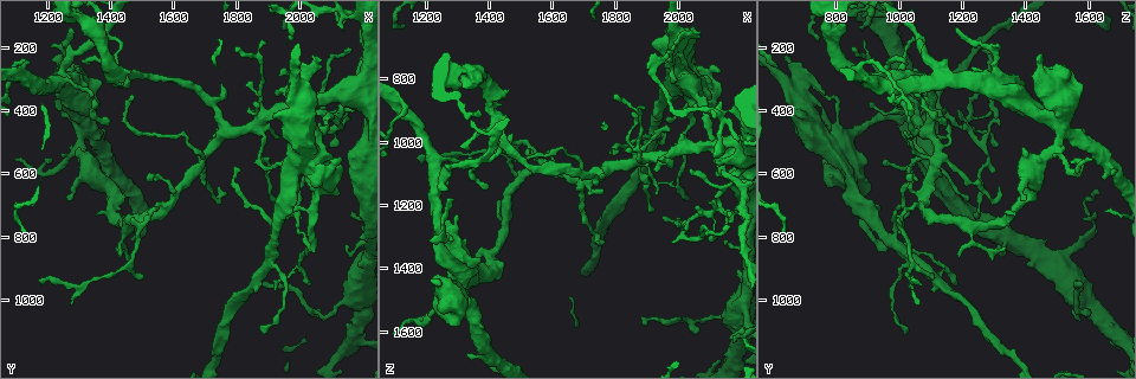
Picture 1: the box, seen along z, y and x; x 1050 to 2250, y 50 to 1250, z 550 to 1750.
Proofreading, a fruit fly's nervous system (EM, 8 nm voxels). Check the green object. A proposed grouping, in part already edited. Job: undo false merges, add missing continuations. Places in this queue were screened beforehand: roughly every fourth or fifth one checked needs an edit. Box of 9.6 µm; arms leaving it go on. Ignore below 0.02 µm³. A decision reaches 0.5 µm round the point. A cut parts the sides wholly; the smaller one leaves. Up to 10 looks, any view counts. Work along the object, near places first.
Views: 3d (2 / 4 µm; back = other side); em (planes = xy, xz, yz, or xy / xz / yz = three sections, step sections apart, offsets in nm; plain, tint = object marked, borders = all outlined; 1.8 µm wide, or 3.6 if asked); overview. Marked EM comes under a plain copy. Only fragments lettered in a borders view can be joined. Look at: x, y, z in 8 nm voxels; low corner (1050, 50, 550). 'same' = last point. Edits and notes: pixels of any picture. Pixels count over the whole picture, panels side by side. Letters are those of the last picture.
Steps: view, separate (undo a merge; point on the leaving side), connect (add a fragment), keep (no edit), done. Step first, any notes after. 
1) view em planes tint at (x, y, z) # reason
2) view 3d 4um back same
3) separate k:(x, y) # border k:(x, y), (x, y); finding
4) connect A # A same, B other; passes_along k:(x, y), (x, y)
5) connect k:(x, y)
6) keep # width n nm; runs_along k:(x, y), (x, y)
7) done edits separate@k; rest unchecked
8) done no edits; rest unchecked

view em planes borders at (1220, 310, 1150) # a fork

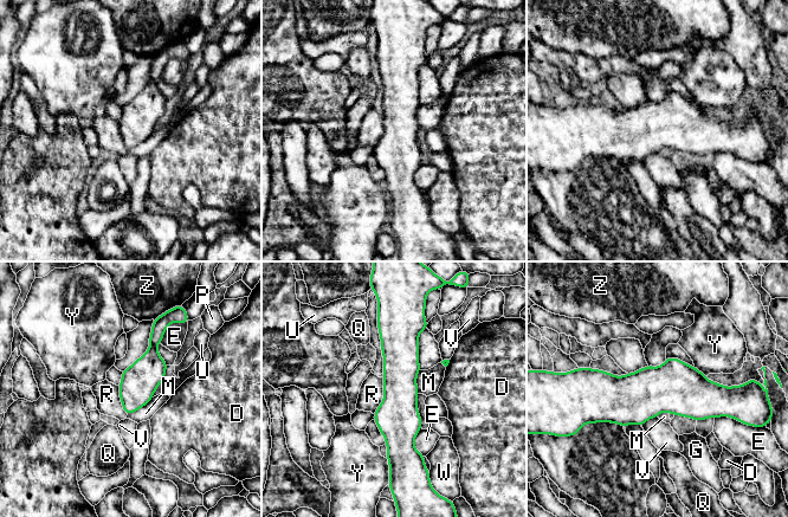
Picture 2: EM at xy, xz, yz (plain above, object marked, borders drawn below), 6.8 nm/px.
keep # width 240 nm; D other, E other, G other, M other, P other, Q other, R other, U other, V other, W other, Y other, Z other; runs_along 2:(388, 323), (400, 346), (400, 465); all the same neuron

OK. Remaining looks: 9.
view em planes tint at (1440, 860, 1190) # an open end

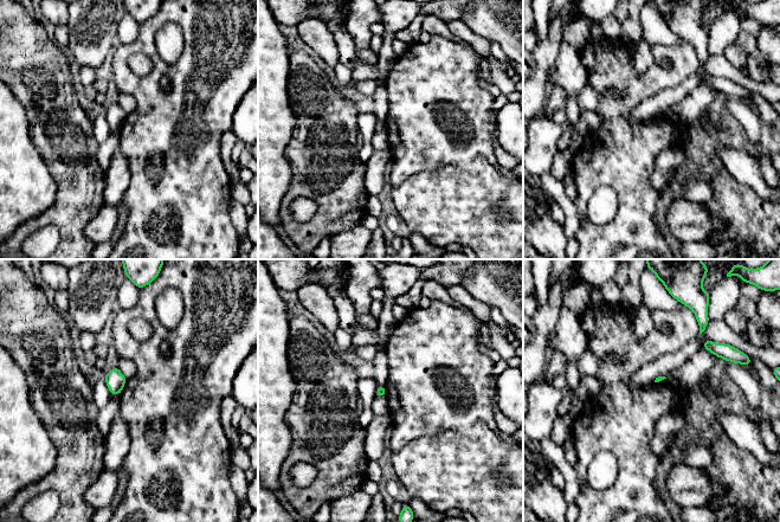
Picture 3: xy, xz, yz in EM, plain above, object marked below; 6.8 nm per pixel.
view em planes borders same # what lies round it

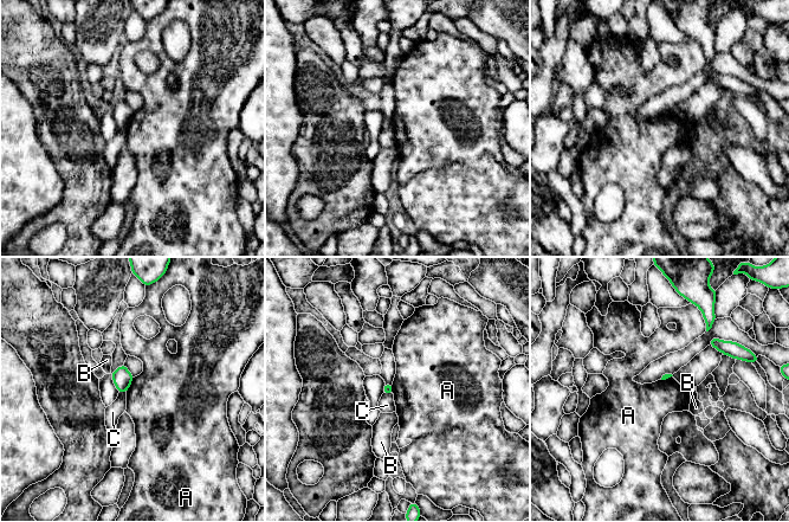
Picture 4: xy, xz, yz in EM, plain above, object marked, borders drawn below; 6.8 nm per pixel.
keep # A other, B other, C other; border 4:(134, 378), (125, 392); no lettered fragment goes on from it

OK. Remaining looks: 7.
view em 3.6um xz step 4 borders at (2140, 600, 830) # stops while still wide

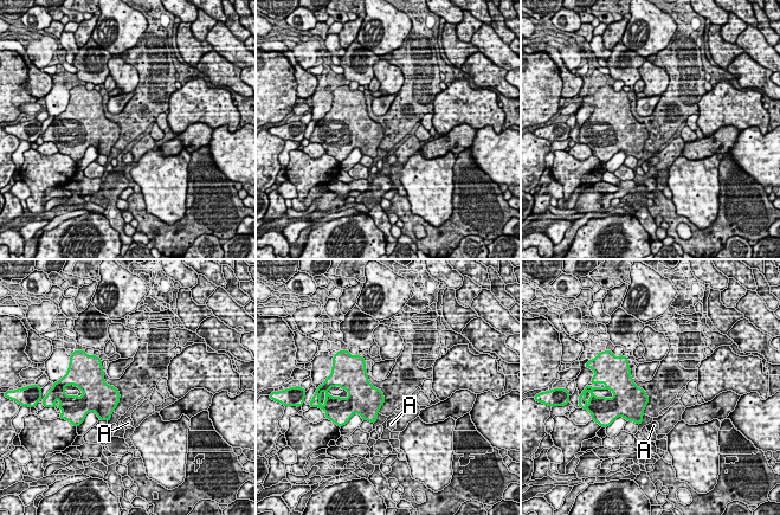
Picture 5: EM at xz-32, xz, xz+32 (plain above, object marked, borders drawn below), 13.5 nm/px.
view em 3.6um planes borders same

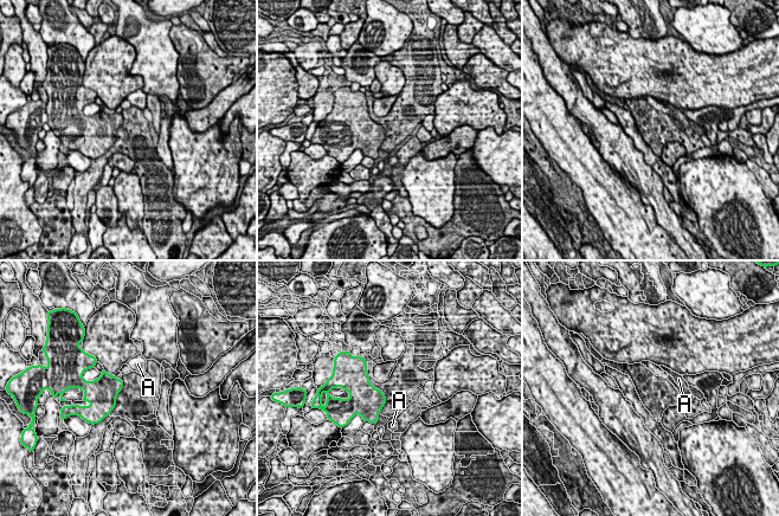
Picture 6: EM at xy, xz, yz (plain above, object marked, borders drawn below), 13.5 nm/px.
separate 6:(103, 373) # A other; border 6:(101, 375), (108, 379), (115, 378); two neurons meet here

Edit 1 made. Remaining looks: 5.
view 3d 2um back at (2070, 1060, 1570) # sharp bend

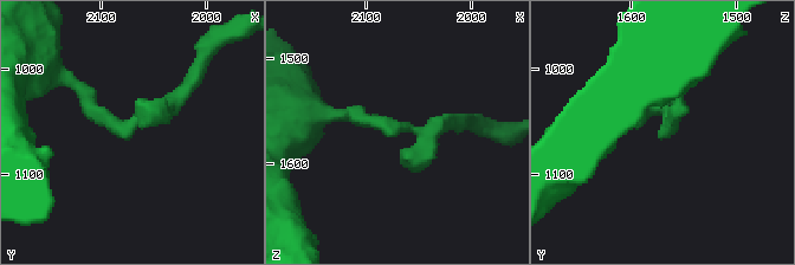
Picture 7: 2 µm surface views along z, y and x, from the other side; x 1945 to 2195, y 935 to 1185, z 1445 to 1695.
view em planes borders at (2072, 1054, 1568) # shape alone is not enough

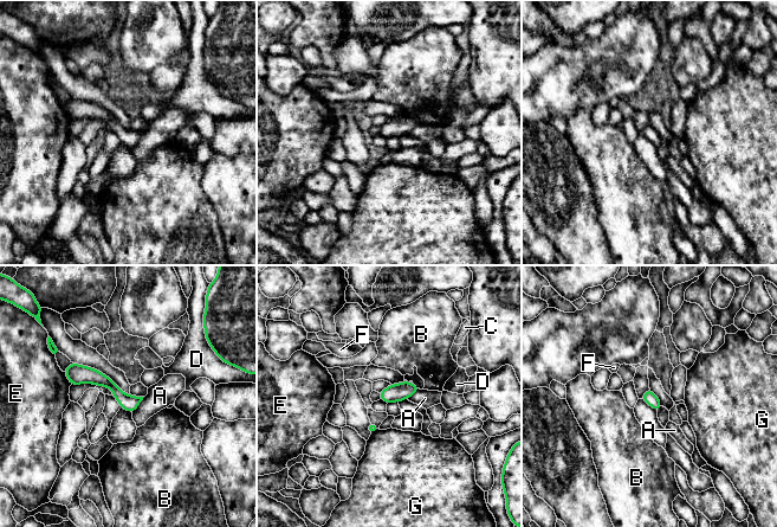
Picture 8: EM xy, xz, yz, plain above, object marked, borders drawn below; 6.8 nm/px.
keep # A other, B other, C other, D other, E other, F other, G other; runs_along 8:(68, 371), (137, 400); one neuron here

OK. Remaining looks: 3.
view em xz step 4 tint at (1750, 640, 1320) # tapers out

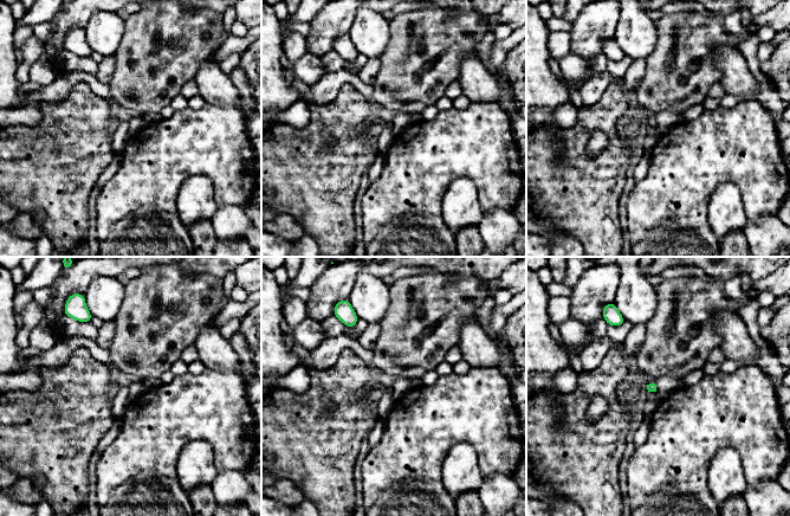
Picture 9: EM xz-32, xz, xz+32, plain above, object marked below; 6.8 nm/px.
view em planes borders same # cut it another way

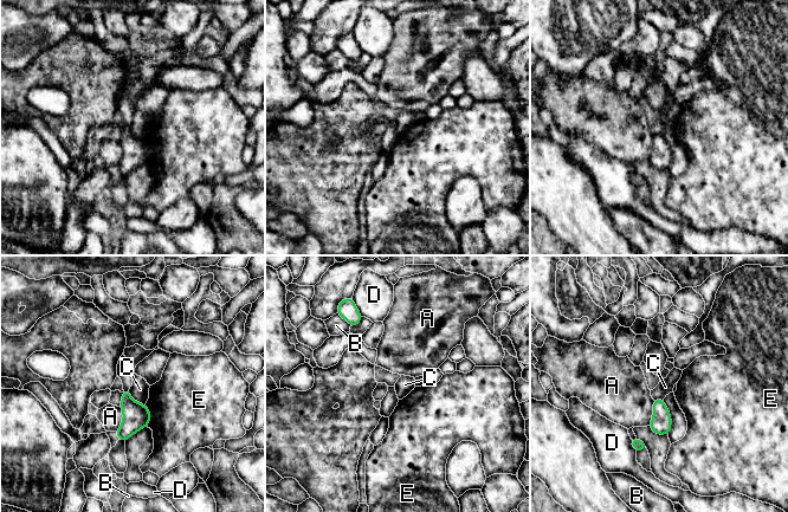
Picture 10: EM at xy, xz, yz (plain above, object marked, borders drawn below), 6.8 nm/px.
keep # width 100 nm; A other, B other, C other, D other, E other; border 10:(129, 389), (130, 396), (144, 404); no lettered fragment goes on from it

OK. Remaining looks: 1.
done edits separate@6; rest unchecked

